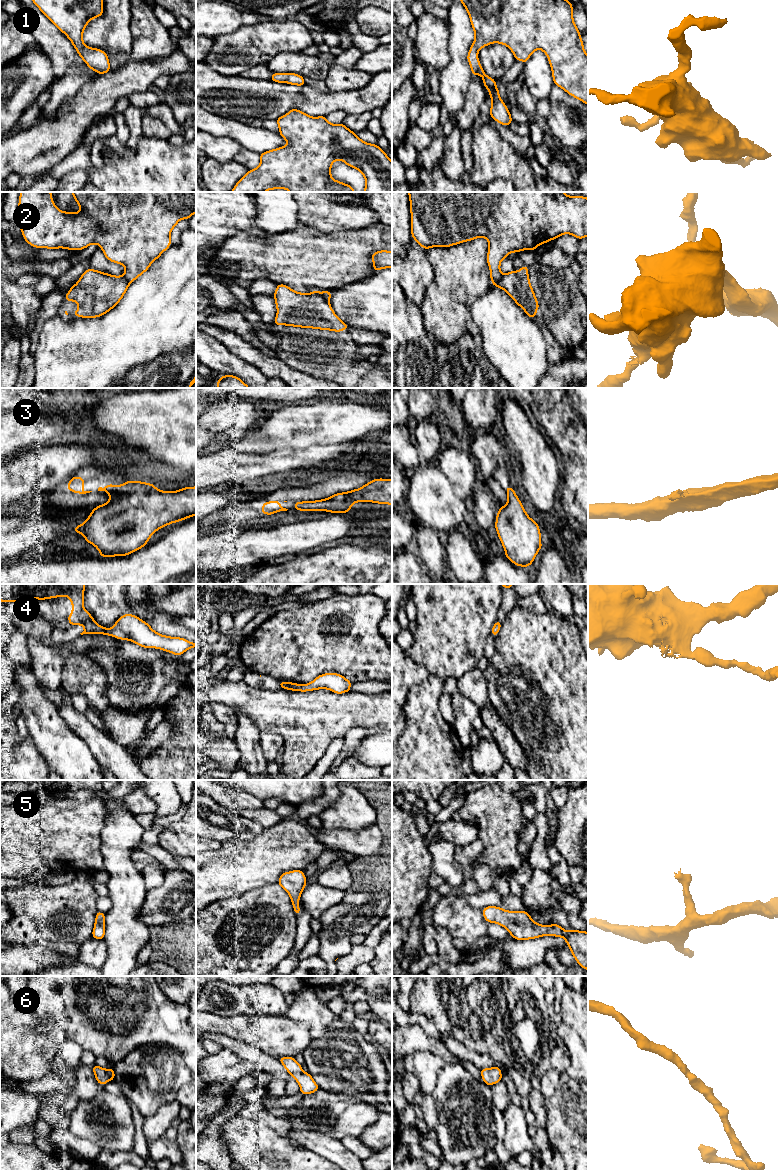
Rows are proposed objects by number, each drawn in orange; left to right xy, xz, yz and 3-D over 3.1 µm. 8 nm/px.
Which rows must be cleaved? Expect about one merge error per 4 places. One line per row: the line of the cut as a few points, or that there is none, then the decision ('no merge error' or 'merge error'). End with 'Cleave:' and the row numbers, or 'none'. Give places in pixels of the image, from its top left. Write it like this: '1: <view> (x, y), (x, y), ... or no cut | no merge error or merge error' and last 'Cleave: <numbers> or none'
1: no cut | no merge error
2: yz (502, 275), (492, 283) | merge error
3: xz (299, 502), (296, 509) | merge error
4: no cut | no merge error
5: no cut | no merge error
6: no cut | no merge error
Cleave: 2, 3

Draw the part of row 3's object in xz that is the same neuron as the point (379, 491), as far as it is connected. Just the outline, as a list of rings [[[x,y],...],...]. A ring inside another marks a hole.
[[[373,479],[359,489],[340,492],[322,500],[299,502],[297,510],[347,513],[350,512],[351,506],[356,502],[392,505],[392,480]]]

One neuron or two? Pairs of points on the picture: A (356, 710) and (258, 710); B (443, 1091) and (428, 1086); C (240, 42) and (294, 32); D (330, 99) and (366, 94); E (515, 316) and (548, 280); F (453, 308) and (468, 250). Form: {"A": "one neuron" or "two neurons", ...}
{"A": "one neuron", "B": "two neurons", "C": "one neuron", "D": "one neuron", "E": "two neurons", "F": "one neuron"}

